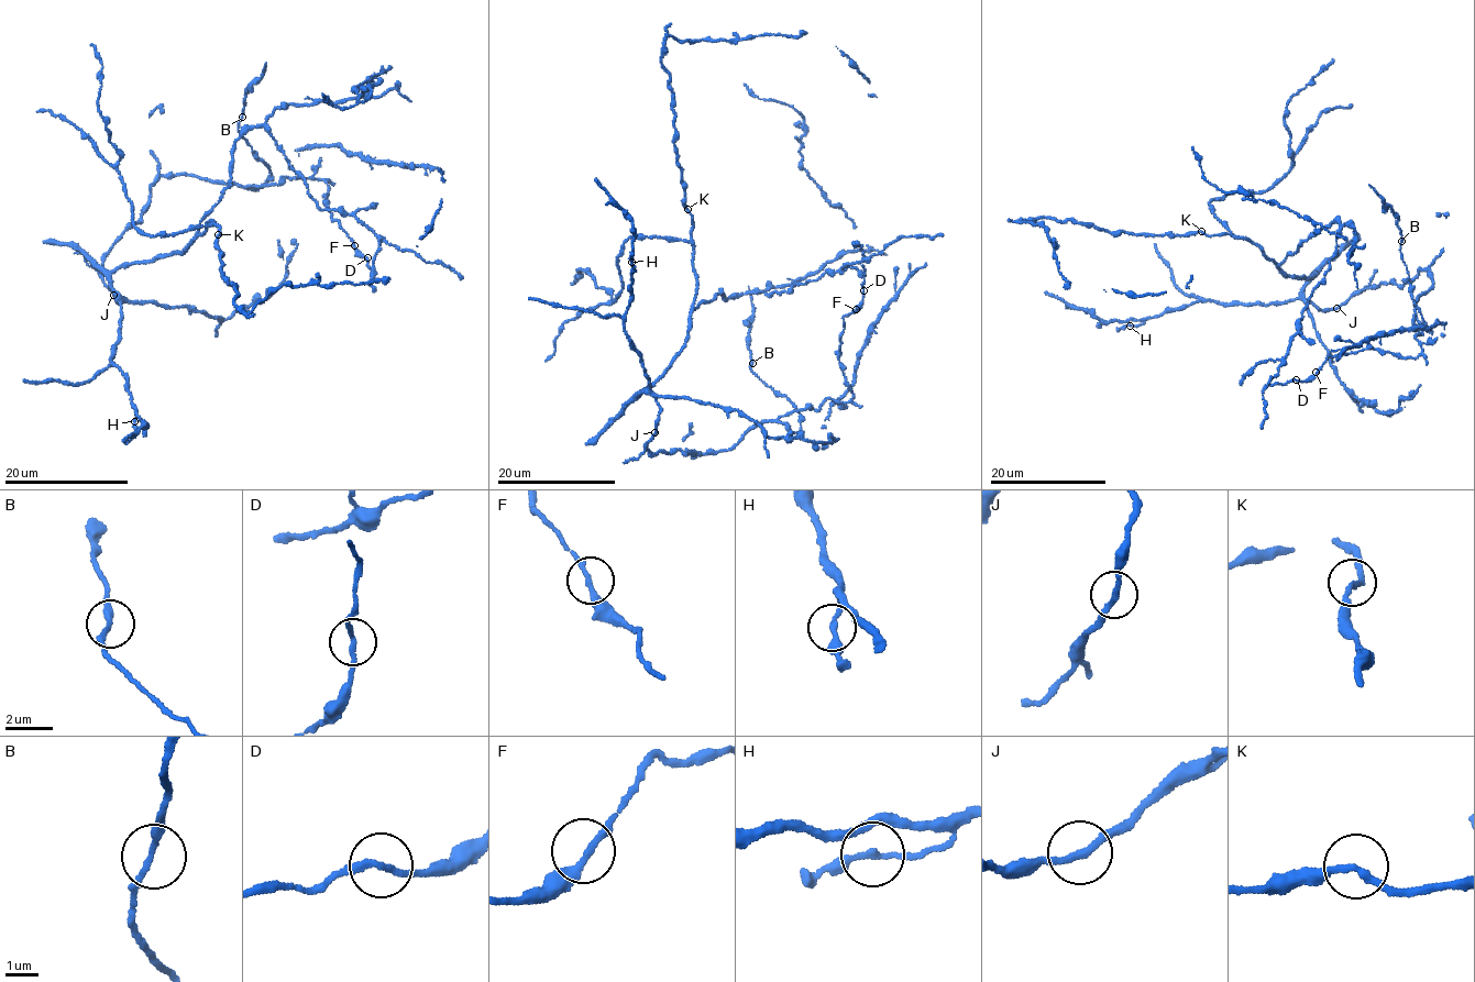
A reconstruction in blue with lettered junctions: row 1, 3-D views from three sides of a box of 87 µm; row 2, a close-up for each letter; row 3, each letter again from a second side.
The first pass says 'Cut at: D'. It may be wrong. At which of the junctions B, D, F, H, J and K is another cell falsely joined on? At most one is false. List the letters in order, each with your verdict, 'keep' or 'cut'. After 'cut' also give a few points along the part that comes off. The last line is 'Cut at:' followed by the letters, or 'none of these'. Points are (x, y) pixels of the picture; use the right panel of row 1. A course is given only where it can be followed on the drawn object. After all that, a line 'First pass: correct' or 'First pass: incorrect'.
B: keep
D: keep
F: keep
H: keep
J: keep
K: keep
Cut at: none of these
First pass: incorrect

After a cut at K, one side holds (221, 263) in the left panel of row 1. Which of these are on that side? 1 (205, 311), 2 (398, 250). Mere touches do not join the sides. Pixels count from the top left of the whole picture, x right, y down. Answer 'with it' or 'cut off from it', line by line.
1: cut off from it
2: cut off from it

